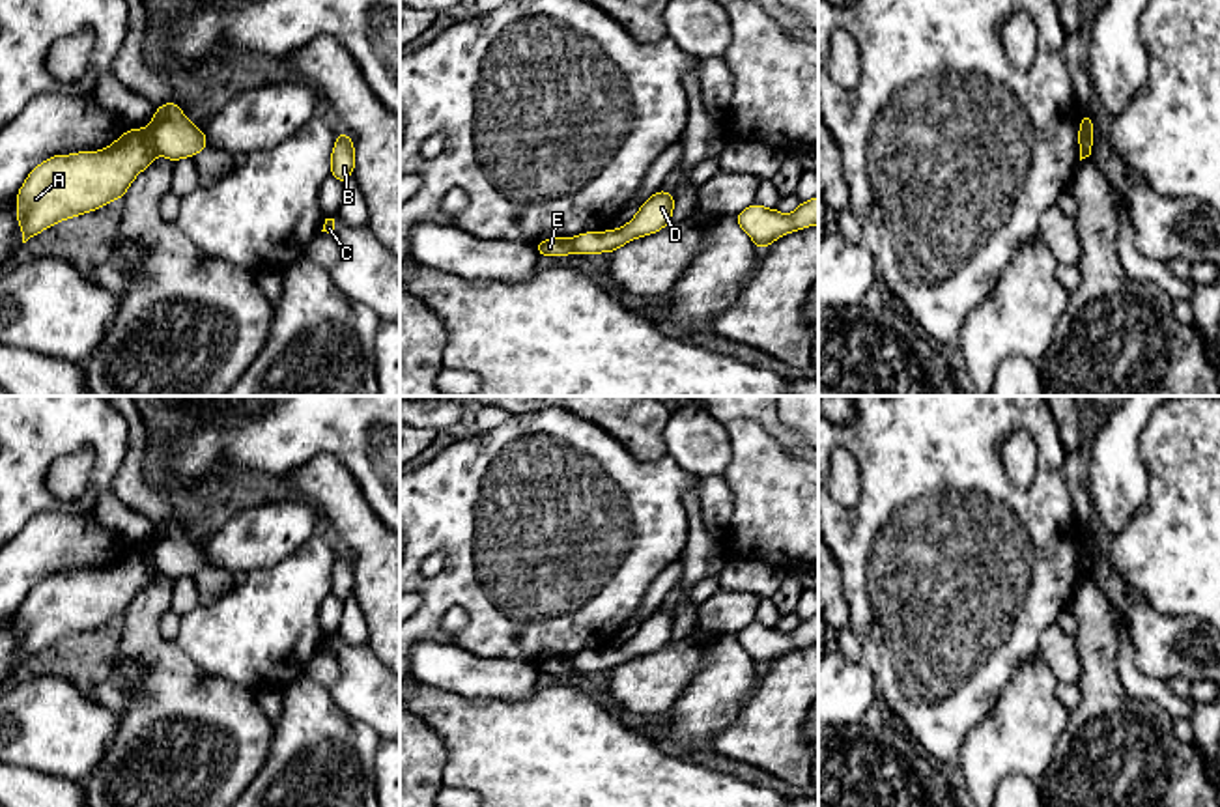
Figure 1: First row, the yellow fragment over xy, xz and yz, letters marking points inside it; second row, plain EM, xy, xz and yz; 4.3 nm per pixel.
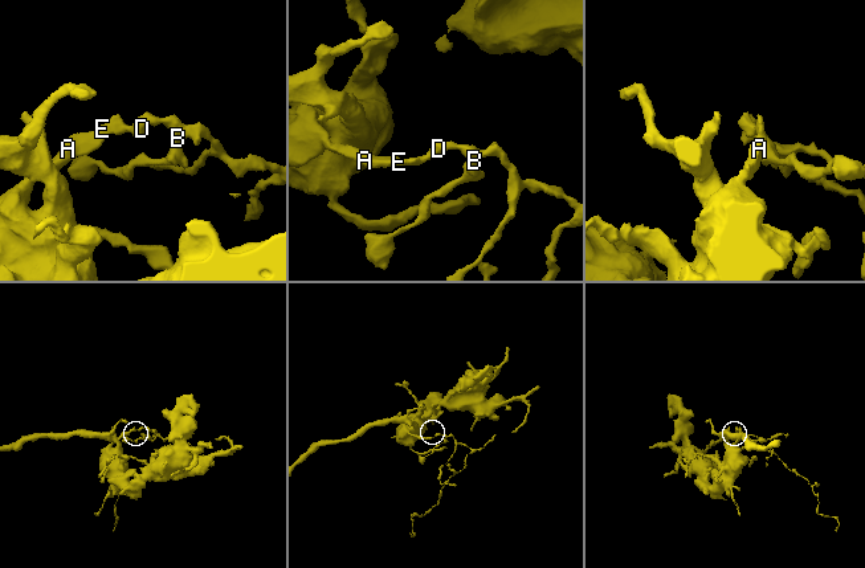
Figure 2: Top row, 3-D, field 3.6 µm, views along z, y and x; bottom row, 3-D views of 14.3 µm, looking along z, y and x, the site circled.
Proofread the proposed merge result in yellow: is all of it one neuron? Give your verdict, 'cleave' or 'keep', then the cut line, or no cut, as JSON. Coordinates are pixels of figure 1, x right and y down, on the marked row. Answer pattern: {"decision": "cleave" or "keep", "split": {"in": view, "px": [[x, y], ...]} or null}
{"decision": "cleave", "split": {"in": "xy", "px": [[148, 127], [157, 154]]}}

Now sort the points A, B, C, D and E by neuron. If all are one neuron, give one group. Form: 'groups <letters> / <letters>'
groups A E / B C D

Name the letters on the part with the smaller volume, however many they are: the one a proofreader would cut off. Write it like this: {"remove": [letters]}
{"remove": ["B", "C", "D"]}

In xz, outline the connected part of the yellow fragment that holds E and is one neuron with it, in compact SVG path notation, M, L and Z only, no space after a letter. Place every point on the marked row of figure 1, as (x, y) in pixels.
M553 237L547 241L534 243L540 256L568 256L574 252L572 241L568 237Z

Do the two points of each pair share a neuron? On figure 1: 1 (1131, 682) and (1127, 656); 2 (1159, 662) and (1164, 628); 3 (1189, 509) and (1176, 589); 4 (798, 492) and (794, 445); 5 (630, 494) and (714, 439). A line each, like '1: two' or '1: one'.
1: one
2: one
3: one
4: two
5: two

